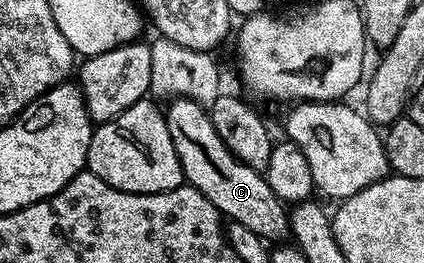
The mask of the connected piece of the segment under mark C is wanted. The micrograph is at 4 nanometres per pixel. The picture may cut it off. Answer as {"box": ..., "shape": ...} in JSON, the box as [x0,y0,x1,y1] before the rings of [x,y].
{"box":[164,97,292,243],"shape":[[[178,97],[167,106],[164,118],[170,127],[170,139],[174,139],[174,151],[178,151],[178,163],[184,172],[184,180],[192,185],[219,211],[221,218],[242,223],[254,235],[269,243],[284,243],[289,240],[292,224],[288,218],[290,209],[270,189],[264,173],[246,167],[218,139],[208,109],[189,98]]]}

